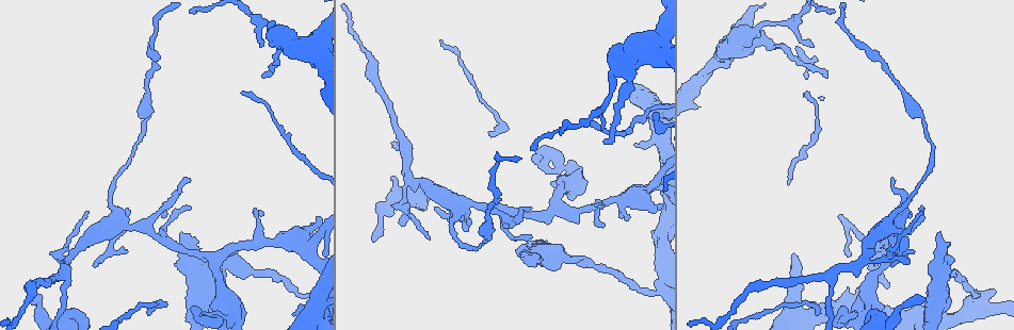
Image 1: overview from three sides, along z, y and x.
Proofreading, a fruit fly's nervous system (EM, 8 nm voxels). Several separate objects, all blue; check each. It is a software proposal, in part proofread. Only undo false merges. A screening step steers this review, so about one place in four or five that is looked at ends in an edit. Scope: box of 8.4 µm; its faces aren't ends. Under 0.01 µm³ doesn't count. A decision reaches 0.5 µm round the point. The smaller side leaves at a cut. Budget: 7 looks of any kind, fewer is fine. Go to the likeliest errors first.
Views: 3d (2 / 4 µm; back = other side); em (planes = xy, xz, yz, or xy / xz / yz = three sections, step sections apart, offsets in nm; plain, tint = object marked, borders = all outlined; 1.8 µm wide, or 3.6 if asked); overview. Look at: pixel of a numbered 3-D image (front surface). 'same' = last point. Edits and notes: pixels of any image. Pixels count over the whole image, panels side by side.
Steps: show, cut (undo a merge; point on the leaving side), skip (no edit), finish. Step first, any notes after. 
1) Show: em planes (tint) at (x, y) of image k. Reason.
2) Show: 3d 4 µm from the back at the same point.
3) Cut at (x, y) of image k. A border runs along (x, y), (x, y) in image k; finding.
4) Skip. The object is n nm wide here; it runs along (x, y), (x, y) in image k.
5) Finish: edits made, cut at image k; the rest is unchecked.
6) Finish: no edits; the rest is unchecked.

Show: 3d 2 µm at (604, 202) of image 1. A narrow waist.

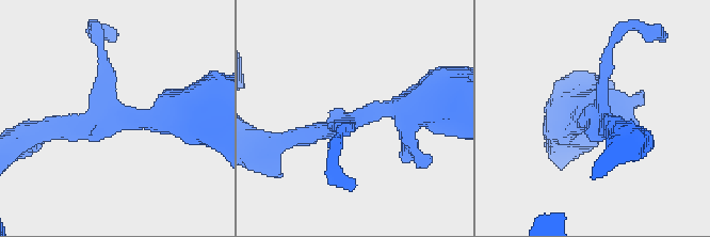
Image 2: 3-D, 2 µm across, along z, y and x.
Show: em planes (plain) at (596, 121) of image 2. Now the EM.

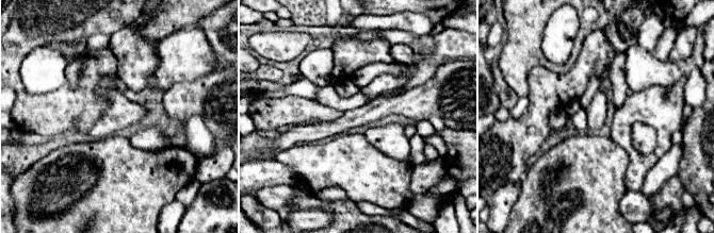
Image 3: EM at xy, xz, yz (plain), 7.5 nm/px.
Show: em planes (tint) at the same point. With the object marked.

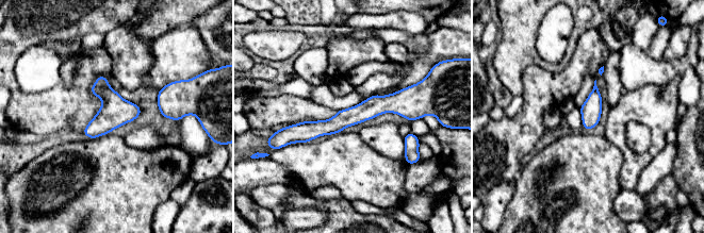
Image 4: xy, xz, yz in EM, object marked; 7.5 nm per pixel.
Skip. The object is 160 nm wide here; it runs along (416, 111), (374, 105), (291, 132) in image 4; one neuron here.

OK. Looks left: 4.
Show: 3d 4 µm at (657, 291) of image 1. Abrupt turn.

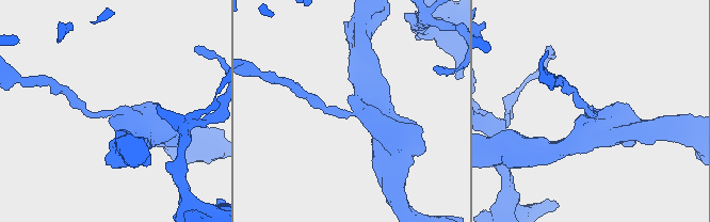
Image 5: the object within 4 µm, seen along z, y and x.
Show: em planes (plain) at (353, 115) of image 5. Need the tissue.

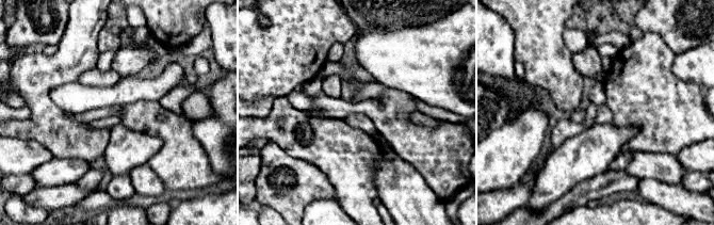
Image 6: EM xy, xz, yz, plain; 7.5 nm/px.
Show: em planes (borders) at the same point. See the neighbours.

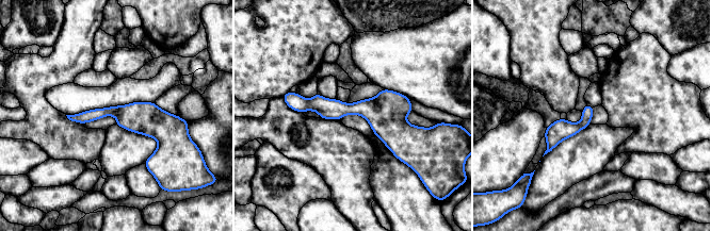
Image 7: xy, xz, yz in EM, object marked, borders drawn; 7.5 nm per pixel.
Skip. It runs along (290, 101), (370, 109), (397, 129), (415, 129) in image 7; one neuron here.

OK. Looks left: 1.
Show: em 3.6 µm planes (tint) at (791, 309) of image 1. Abrupt turn.

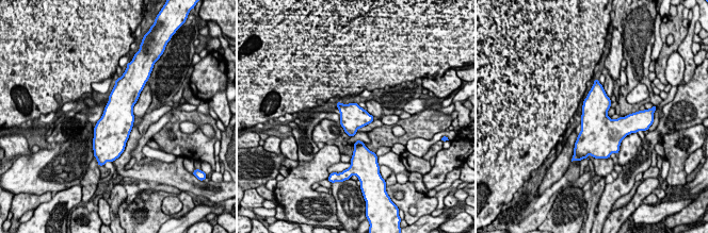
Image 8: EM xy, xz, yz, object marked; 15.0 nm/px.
Skip. One neuron here.

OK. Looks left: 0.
Finish: no edits; the rest is unchecked.

